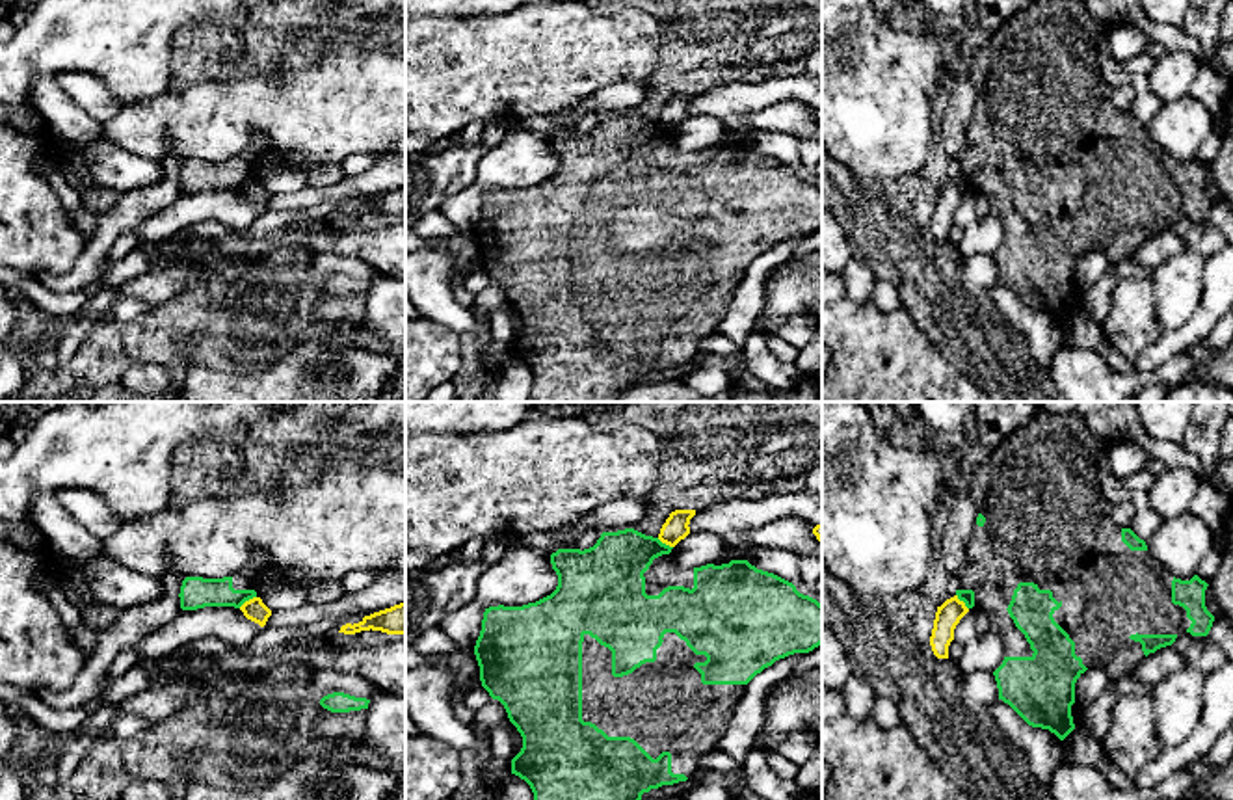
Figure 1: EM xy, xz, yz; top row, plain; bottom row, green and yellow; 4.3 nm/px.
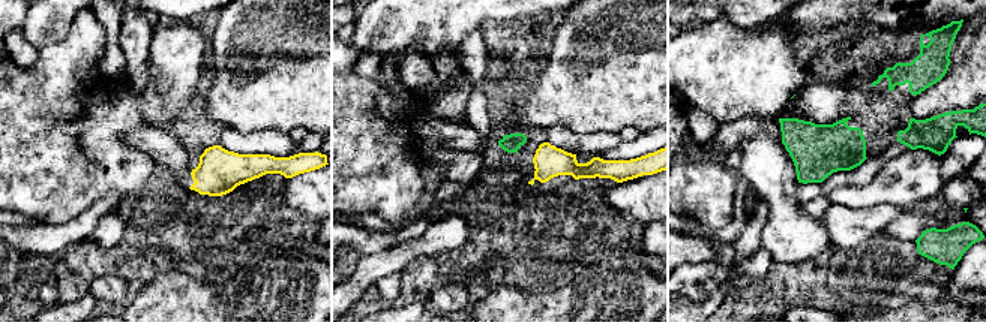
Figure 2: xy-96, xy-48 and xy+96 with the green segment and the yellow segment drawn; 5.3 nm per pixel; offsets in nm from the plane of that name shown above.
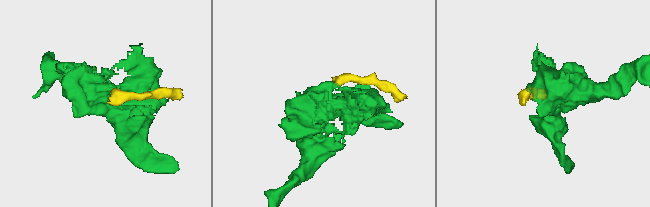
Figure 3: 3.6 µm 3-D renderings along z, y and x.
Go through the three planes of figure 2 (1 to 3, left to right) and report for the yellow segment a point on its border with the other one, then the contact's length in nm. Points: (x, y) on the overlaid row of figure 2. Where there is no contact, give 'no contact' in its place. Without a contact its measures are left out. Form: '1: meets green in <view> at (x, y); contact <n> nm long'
1: no contact
2: no contact
3: no contact

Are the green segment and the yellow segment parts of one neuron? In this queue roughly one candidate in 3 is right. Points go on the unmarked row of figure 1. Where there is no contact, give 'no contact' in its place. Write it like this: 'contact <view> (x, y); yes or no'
contact xy (246, 183); no

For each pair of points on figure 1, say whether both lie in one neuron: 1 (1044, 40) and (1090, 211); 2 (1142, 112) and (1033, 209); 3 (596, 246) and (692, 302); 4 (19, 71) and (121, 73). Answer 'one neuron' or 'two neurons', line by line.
1: one neuron
2: two neurons
3: one neuron
4: one neuron

